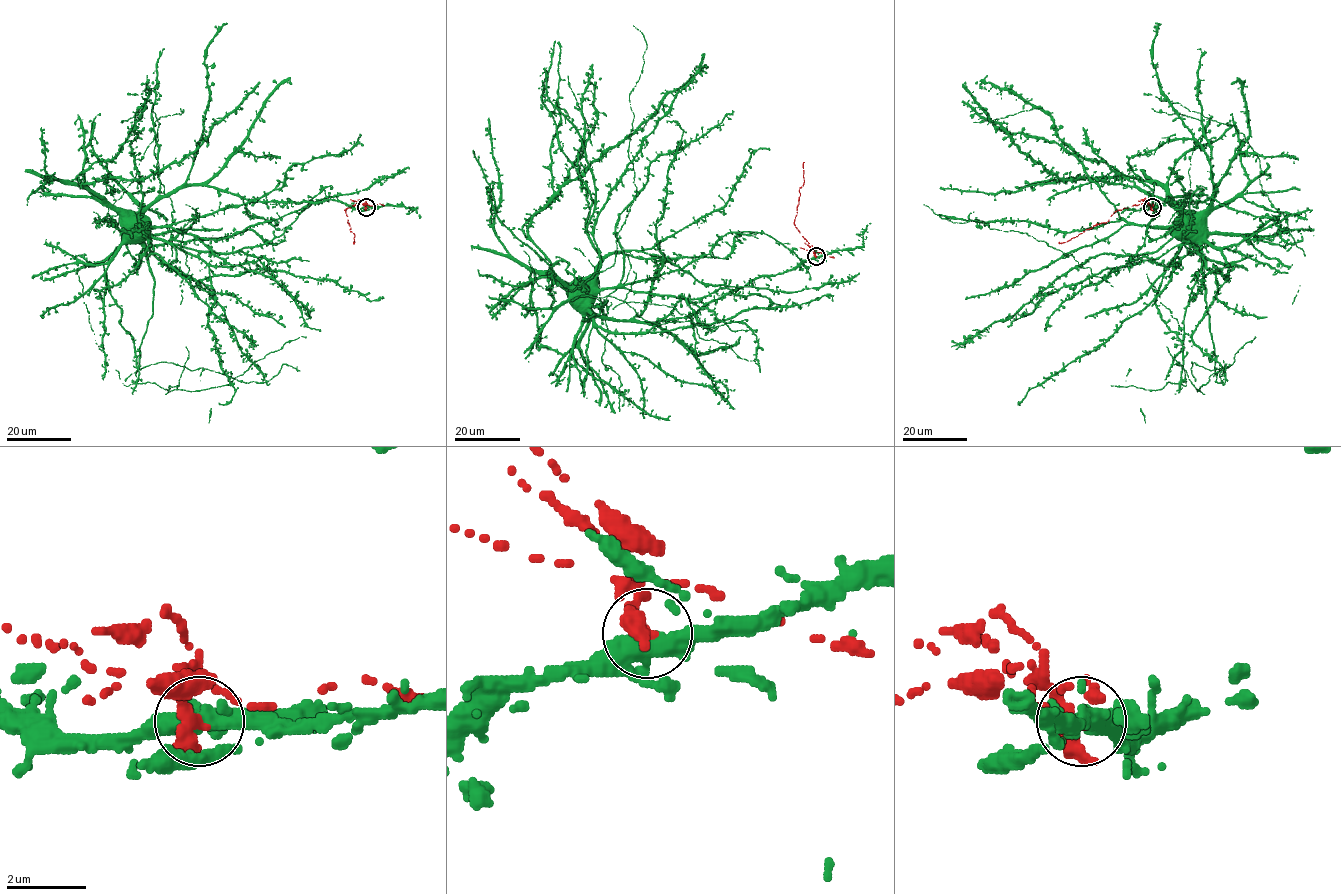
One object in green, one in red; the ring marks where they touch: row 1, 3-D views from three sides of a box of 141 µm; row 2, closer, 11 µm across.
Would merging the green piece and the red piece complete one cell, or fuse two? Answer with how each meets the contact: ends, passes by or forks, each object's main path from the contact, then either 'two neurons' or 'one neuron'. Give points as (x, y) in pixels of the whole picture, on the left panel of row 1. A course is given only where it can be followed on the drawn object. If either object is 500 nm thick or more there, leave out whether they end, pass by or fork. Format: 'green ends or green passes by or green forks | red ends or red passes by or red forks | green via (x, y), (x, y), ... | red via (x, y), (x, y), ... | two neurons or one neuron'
green forks | red passes by | green via (366, 207), (352, 208), (334, 199), (257, 201), (206, 186), (178, 186), (129, 216) | red via (366, 207), (364, 203), (344, 210), (355, 242) | two neurons

